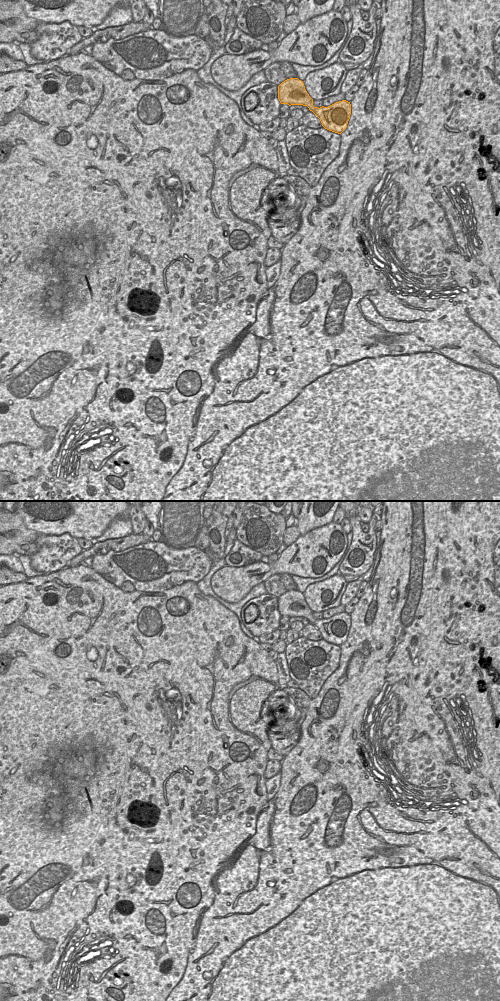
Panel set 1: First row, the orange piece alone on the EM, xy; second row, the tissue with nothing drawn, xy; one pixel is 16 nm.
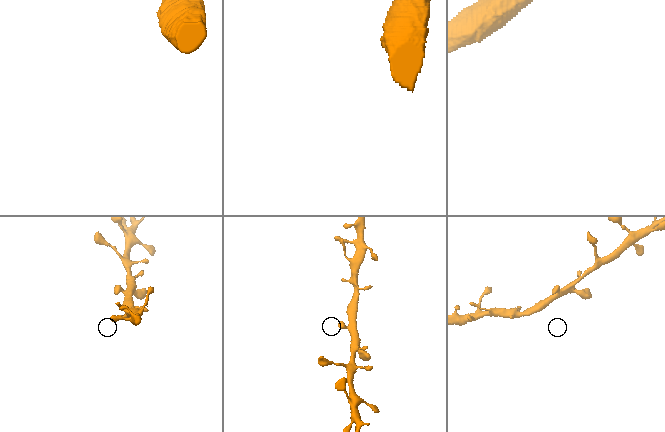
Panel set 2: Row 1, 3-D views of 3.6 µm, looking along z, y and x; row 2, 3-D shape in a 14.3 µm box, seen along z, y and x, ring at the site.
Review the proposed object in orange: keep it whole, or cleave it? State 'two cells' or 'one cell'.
one cell

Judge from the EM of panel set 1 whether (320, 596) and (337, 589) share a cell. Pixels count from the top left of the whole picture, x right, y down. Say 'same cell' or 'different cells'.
same cell

